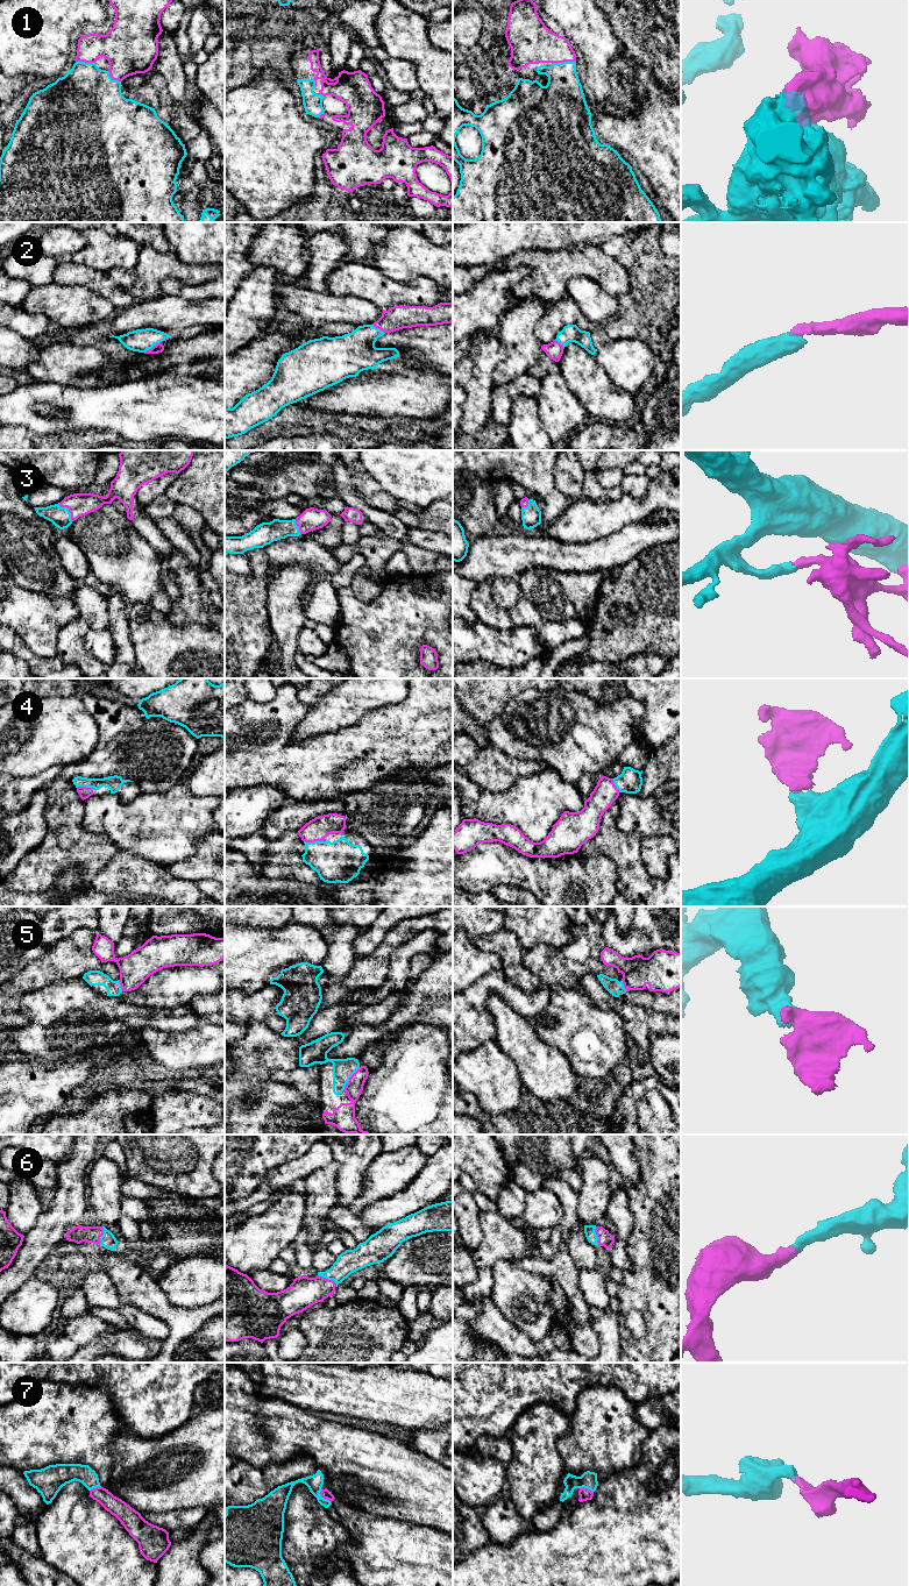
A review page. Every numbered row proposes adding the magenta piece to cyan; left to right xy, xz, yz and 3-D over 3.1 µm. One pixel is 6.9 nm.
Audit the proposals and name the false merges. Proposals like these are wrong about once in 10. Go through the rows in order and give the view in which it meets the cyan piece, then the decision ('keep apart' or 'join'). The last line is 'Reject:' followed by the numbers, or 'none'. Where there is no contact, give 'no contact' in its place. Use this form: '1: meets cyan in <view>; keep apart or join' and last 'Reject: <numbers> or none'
1: meets cyan in yz; join
2: meets cyan in xy; join
3: meets cyan in xy; join
4: meets cyan in xz; join
5: meets cyan in xz; join
6: meets cyan in xz; join
7: meets cyan in xz; join
Reject: none

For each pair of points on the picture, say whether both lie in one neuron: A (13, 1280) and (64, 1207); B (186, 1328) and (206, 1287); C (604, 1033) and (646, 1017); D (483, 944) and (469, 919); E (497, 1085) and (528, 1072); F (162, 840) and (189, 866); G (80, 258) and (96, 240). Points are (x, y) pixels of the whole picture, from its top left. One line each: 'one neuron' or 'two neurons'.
A: one neuron
B: two neurons
C: two neurons
D: two neurons
E: two neurons
F: two neurons
G: one neuron

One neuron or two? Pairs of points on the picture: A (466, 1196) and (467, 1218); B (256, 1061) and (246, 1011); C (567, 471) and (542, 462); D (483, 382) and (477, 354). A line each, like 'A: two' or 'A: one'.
A: one
B: two
C: two
D: one

